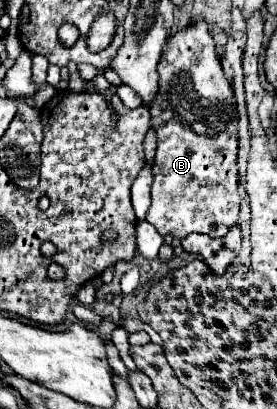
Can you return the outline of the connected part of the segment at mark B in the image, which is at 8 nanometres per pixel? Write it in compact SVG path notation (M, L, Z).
M195 23L175 33L159 61L159 93L149 107L151 125L157 131L157 155L153 163L151 207L147 221L155 225L159 235L173 235L183 239L189 233L205 233L209 237L223 237L239 219L237 193L237 101L227 83L221 61L215 53L215 43L205 23Z

